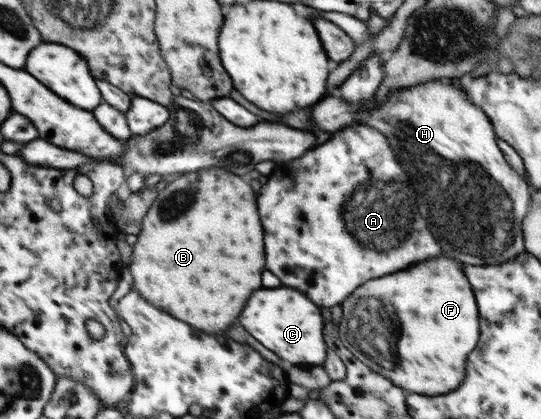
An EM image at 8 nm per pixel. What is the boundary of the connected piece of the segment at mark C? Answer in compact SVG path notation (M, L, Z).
M261 288L249 298L239 322L255 340L291 364L312 367L325 362L328 348L323 340L323 316L303 292L287 288Z

